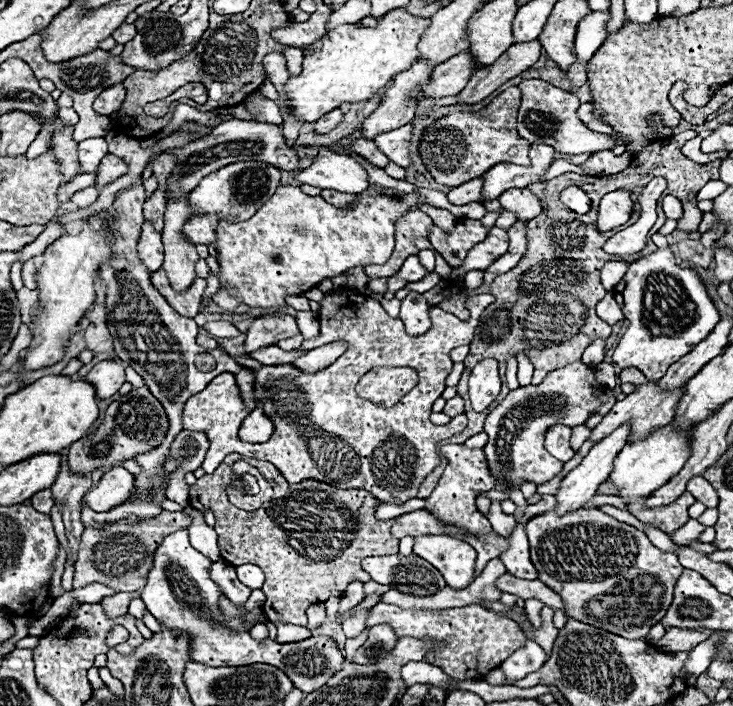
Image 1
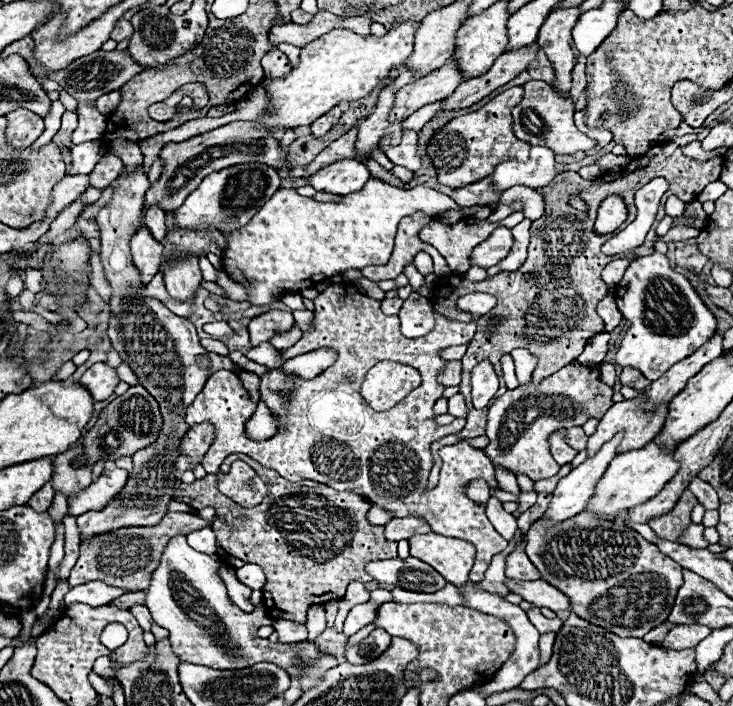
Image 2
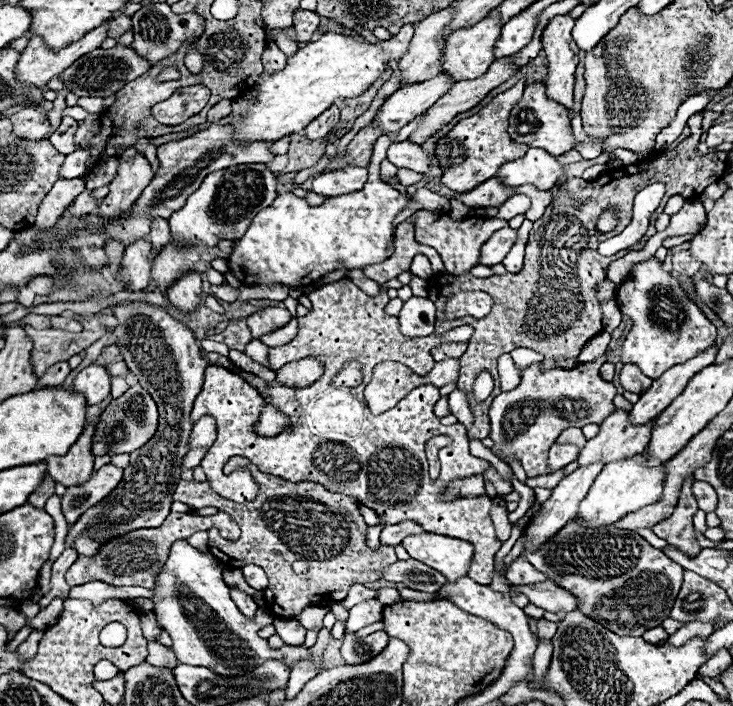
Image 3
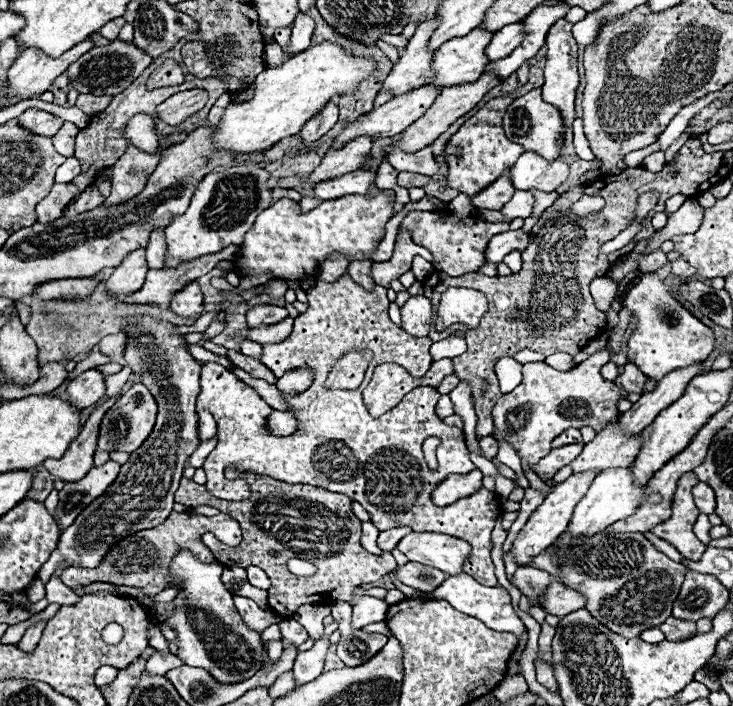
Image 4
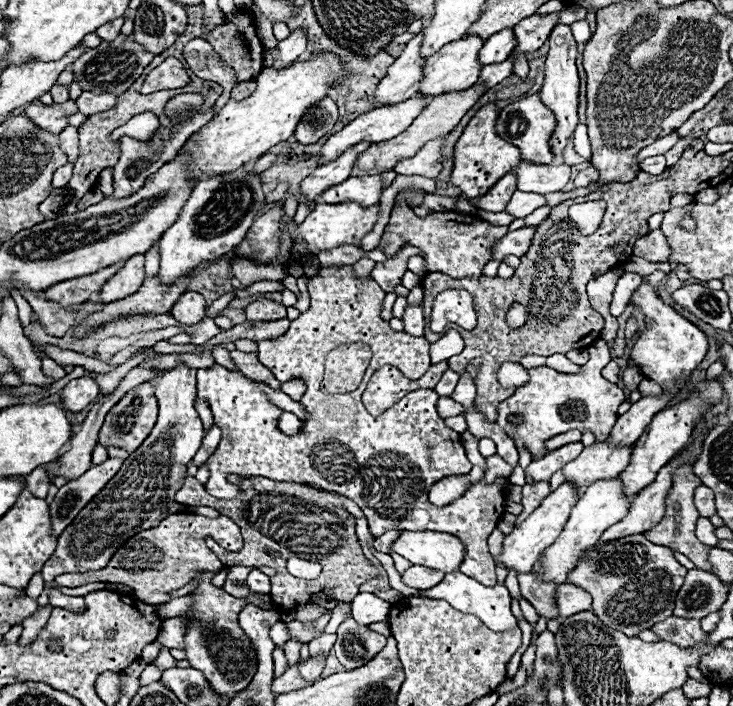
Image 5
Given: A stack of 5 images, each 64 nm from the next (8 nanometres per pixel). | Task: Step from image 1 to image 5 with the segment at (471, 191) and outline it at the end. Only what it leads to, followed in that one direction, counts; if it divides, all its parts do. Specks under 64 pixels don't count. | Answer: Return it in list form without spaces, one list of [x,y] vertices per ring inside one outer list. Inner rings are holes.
[[[512,170],[504,178],[500,178],[486,196],[480,198],[480,208],[488,210],[488,212],[502,212],[508,206],[508,202],[512,198],[512,194],[516,192],[516,188],[518,188],[516,172]]]

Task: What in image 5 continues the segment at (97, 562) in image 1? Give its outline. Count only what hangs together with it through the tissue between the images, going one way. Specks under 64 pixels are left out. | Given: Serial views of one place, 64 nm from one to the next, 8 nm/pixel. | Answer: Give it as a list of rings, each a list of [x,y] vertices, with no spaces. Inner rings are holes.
[[[172,514],[166,520],[162,520],[156,528],[150,528],[132,536],[116,552],[116,556],[112,556],[108,568],[92,570],[84,574],[60,574],[56,582],[60,582],[60,586],[64,588],[78,588],[92,582],[116,582],[116,584],[126,584],[134,588],[140,596],[156,594],[156,592],[170,594],[186,586],[202,572],[218,574],[224,568],[222,562],[216,558],[216,554],[212,554],[210,548],[206,546],[208,536],[214,538],[228,552],[238,552],[242,548],[240,528],[226,516],[206,518],[198,514]]]

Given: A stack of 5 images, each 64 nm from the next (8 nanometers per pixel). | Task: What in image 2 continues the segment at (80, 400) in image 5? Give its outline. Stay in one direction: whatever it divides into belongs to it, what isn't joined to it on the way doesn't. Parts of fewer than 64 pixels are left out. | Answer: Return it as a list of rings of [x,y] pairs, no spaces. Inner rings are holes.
[[[98,362],[94,366],[90,366],[82,378],[78,380],[80,386],[88,388],[90,396],[94,402],[102,402],[106,400],[108,396],[112,396],[116,384],[118,384],[118,378],[116,378],[116,370],[106,366],[104,362]]]

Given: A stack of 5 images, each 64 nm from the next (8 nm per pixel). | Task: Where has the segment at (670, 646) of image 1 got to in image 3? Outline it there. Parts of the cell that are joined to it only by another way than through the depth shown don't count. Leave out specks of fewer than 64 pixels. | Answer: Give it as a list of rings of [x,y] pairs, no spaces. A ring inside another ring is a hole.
[[[694,622],[694,624],[688,624],[688,626],[680,628],[674,636],[668,638],[668,642],[670,642],[670,644],[684,644],[684,642],[696,638],[696,636],[700,636],[700,638],[708,638],[712,632],[714,632],[714,626],[712,626],[712,624]]]

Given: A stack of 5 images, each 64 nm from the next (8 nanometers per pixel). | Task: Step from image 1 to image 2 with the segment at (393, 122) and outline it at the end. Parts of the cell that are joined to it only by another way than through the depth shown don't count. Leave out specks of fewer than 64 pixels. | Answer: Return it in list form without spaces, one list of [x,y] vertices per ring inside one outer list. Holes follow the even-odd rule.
[[[402,70],[400,76],[396,78],[396,82],[388,88],[384,88],[378,96],[378,104],[372,112],[372,116],[360,124],[358,128],[358,138],[356,138],[356,144],[354,144],[354,152],[356,152],[356,158],[358,162],[364,162],[368,160],[370,156],[370,150],[378,144],[378,140],[384,136],[384,134],[390,134],[392,136],[392,144],[398,144],[400,142],[400,132],[402,132],[402,124],[396,122],[396,124],[390,124],[386,118],[388,118],[388,112],[392,108],[392,102],[394,102],[394,94],[404,88],[406,84],[412,84],[414,80],[414,74],[410,70]]]

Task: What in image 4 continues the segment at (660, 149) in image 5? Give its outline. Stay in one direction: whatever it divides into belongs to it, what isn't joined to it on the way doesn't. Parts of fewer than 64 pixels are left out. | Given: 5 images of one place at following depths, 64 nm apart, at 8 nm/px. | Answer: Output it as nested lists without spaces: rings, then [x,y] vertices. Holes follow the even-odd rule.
[[[654,142],[652,146],[646,146],[646,148],[638,150],[638,152],[632,152],[632,154],[626,158],[628,168],[636,168],[636,166],[640,166],[642,160],[644,160],[646,156],[650,156],[650,154],[654,154],[654,152],[658,152],[658,150],[660,150],[660,146],[658,146],[658,142]]]

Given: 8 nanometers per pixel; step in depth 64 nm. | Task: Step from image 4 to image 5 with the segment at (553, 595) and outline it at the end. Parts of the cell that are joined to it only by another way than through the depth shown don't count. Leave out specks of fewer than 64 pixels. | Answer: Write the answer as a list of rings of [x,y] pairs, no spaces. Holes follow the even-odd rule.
[[[564,582],[556,590],[556,604],[558,604],[558,612],[562,618],[574,616],[576,612],[592,610],[592,596],[588,596],[588,592],[584,592],[582,588],[570,582]]]

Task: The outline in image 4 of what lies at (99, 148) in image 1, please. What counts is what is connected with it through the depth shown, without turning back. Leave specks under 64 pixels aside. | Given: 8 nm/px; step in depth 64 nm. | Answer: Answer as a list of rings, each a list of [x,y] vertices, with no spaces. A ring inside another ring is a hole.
[[[74,156],[66,158],[66,162],[56,170],[56,182],[58,184],[68,184],[78,174],[80,174],[80,162]]]

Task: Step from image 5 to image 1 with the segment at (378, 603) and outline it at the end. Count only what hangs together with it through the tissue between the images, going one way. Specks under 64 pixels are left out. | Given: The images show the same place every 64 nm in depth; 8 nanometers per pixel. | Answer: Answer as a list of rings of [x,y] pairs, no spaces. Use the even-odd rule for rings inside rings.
[[[360,608],[360,610],[356,610],[350,618],[346,618],[346,620],[342,622],[342,628],[344,628],[346,638],[358,636],[358,634],[366,628],[366,618],[368,618],[368,608]]]

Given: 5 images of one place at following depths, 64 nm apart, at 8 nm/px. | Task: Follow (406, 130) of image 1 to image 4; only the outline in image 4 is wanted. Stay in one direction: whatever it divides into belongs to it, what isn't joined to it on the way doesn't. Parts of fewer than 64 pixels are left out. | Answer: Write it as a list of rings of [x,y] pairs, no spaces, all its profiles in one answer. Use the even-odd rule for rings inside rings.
[[[426,146],[414,154],[394,150],[388,154],[388,162],[398,172],[416,172],[416,174],[424,174],[424,176],[434,176],[438,172],[438,164],[434,160],[432,146]]]

